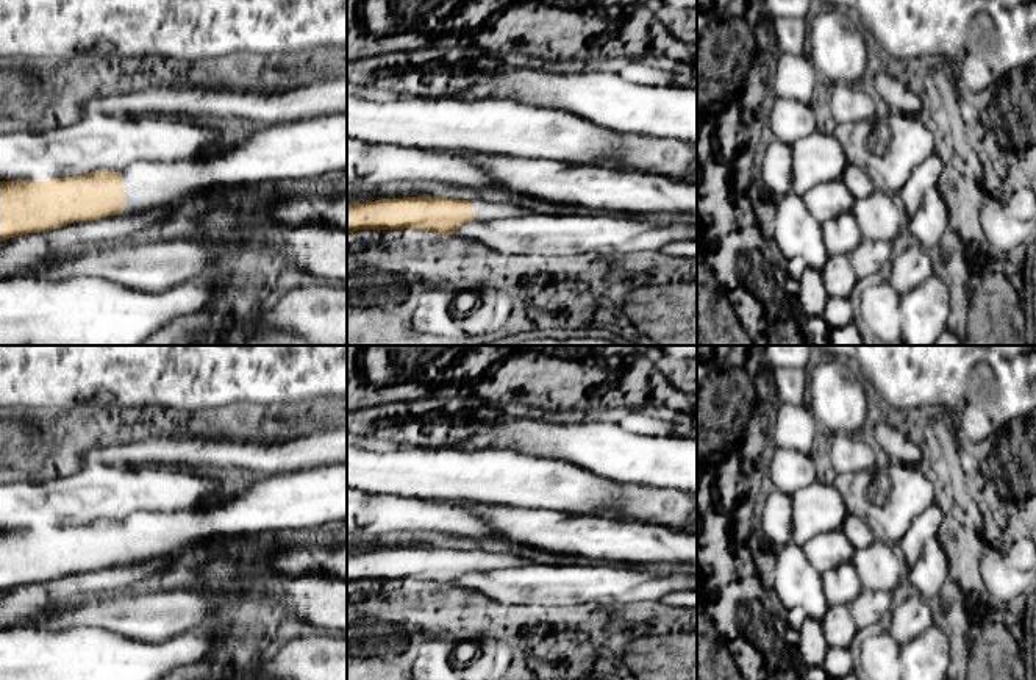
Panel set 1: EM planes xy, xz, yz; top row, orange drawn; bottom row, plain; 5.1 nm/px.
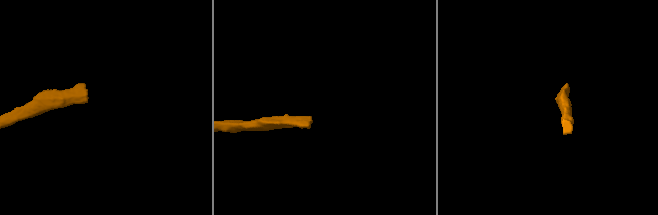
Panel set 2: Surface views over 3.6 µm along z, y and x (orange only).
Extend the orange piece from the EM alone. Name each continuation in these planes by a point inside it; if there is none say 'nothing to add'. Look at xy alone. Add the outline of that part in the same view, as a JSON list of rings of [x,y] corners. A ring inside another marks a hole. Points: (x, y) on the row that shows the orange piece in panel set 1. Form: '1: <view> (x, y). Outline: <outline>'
1: xy (277, 153). Outline: [[[347,113],[258,125],[245,141],[225,152],[169,163],[142,161],[119,172],[123,177],[123,213],[172,202],[189,191],[216,186],[284,184],[347,170]]]

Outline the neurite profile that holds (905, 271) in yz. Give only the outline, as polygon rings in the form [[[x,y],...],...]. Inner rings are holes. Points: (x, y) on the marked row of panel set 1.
[[[916,241],[900,255],[892,256],[883,278],[895,289],[898,295],[914,289],[920,281],[934,274],[930,250],[920,247]]]

